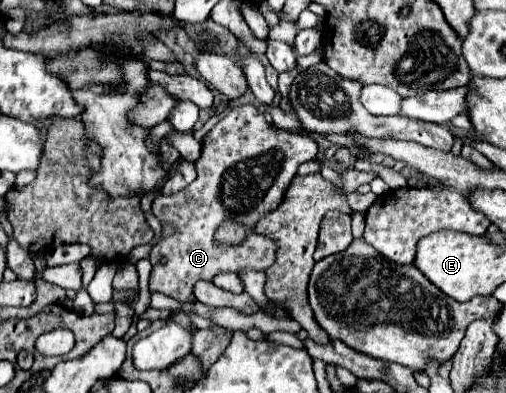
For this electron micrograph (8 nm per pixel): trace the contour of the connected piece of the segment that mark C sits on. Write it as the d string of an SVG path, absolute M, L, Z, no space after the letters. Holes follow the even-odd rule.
M242 105L232 109L204 137L202 155L196 161L196 181L180 193L158 195L152 203L152 213L162 223L172 223L178 231L152 247L150 293L164 293L178 301L194 301L194 283L202 279L212 281L220 271L266 271L266 267L274 263L276 247L270 239L258 235L254 227L266 213L282 203L298 165L312 161L316 155L318 147L310 137L268 125L258 107ZM228 207L240 207L242 219L236 223L246 227L246 237L238 247L218 247L214 241L216 229L230 215Z

